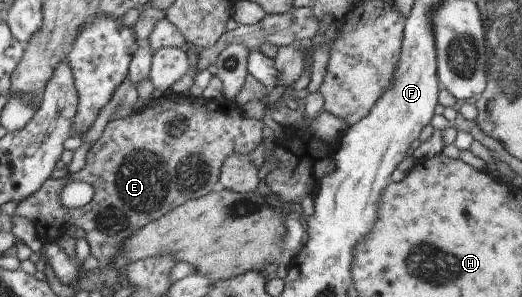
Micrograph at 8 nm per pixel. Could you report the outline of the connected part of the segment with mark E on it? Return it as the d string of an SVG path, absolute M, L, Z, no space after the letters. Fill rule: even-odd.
M171 94L159 97L159 105L153 110L132 112L129 116L109 121L105 131L101 132L98 140L89 148L85 156L83 168L75 174L69 173L69 178L78 182L91 184L94 194L88 204L79 208L63 208L59 204L59 190L64 179L48 179L35 195L21 200L16 208L16 215L33 220L37 226L37 234L53 232L55 218L63 226L72 225L85 232L85 241L89 244L90 256L100 263L112 262L119 256L119 246L133 232L143 228L153 220L159 220L165 213L171 212L173 206L184 204L187 200L197 200L207 192L212 192L213 185L218 181L218 174L225 158L233 152L248 154L257 148L262 138L264 124L259 120L245 117L234 103L226 103L222 98L206 101Z

